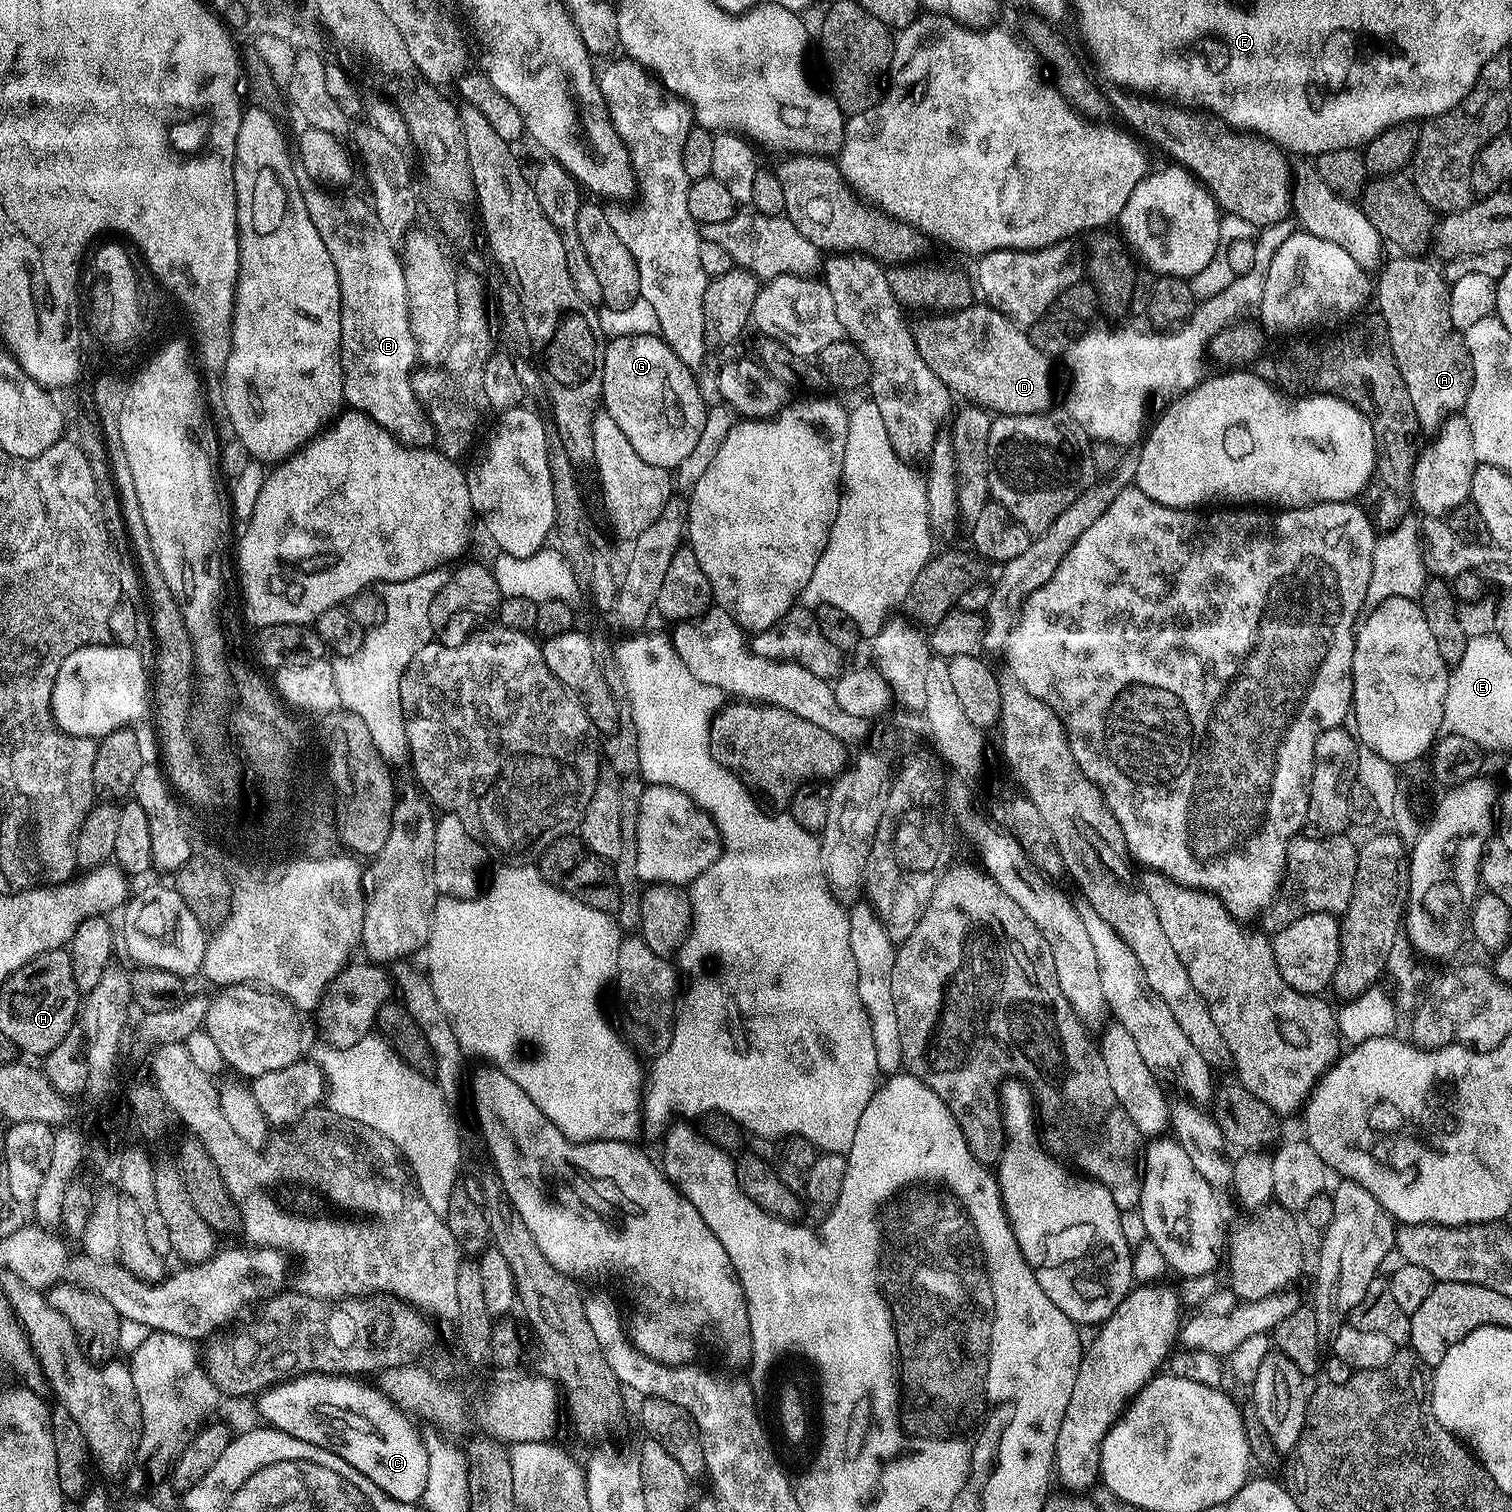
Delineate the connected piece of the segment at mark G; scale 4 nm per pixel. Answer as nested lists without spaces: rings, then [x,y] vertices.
[[[659,335],[654,336],[630,336],[630,337],[614,337],[609,339],[604,346],[604,365],[602,366],[602,408],[610,414],[610,418],[614,418],[614,422],[618,422],[618,427],[622,429],[622,434],[626,434],[626,439],[630,442],[630,446],[634,446],[634,451],[638,453],[638,458],[650,462],[650,466],[658,466],[659,468],[667,468],[676,470],[684,458],[690,458],[690,450],[694,450],[694,446],[698,446],[698,437],[702,434],[702,426],[706,422],[706,414],[708,408],[704,404],[704,396],[700,393],[700,388],[696,385],[693,369],[686,367],[678,358],[678,354],[674,354],[674,350],[670,350],[670,346]]]

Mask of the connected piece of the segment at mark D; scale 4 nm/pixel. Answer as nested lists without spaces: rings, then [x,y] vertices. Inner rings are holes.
[[[973,302],[960,312],[937,315],[928,324],[928,332],[915,333],[916,345],[930,370],[943,382],[949,392],[960,396],[969,405],[987,410],[992,414],[1013,416],[1048,412],[1052,404],[1053,361],[1042,350],[1028,341],[1028,333],[984,302]]]

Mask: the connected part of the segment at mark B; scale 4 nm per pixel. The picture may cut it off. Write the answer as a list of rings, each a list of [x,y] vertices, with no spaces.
[[[293,163],[294,178],[298,182],[298,190],[302,194],[302,198],[306,202],[306,214],[310,214],[310,222],[314,222],[314,226],[318,226],[318,234],[322,237],[322,242],[326,246],[326,250],[330,254],[330,258],[334,262],[334,270],[338,274],[338,286],[340,287],[340,321],[342,322],[342,334],[340,335],[340,361],[342,362],[342,374],[344,375],[344,403],[349,409],[357,412],[364,412],[373,420],[378,422],[378,426],[388,429],[397,440],[409,446],[428,446],[433,443],[435,436],[432,430],[432,424],[428,421],[428,416],[424,413],[416,398],[416,390],[414,387],[414,375],[412,376],[412,367],[418,364],[416,354],[416,343],[414,342],[414,334],[410,330],[410,322],[408,321],[408,295],[406,294],[406,278],[404,277],[404,265],[402,263],[401,253],[392,243],[393,237],[389,232],[382,228],[381,222],[375,216],[375,210],[367,199],[364,200],[343,200],[340,196],[331,196],[331,191],[325,190],[315,180],[310,178],[310,174],[300,163]]]

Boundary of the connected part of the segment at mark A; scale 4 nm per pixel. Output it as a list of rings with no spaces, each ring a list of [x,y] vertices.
[[[1407,254],[1397,255],[1397,260],[1392,260],[1383,265],[1379,269],[1380,281],[1377,279],[1374,284],[1375,299],[1380,299],[1380,308],[1378,314],[1386,322],[1388,327],[1388,337],[1390,338],[1390,346],[1394,350],[1394,358],[1398,362],[1398,370],[1404,379],[1406,390],[1410,394],[1410,402],[1414,405],[1416,411],[1416,423],[1421,429],[1424,428],[1428,432],[1435,433],[1440,425],[1448,419],[1449,416],[1457,415],[1463,409],[1464,403],[1468,400],[1468,395],[1472,389],[1472,356],[1468,353],[1468,348],[1464,344],[1463,335],[1450,322],[1450,302],[1448,301],[1448,289],[1450,287],[1449,281],[1445,280],[1444,273],[1439,267],[1435,268],[1430,261],[1424,260],[1428,258],[1417,258]]]

